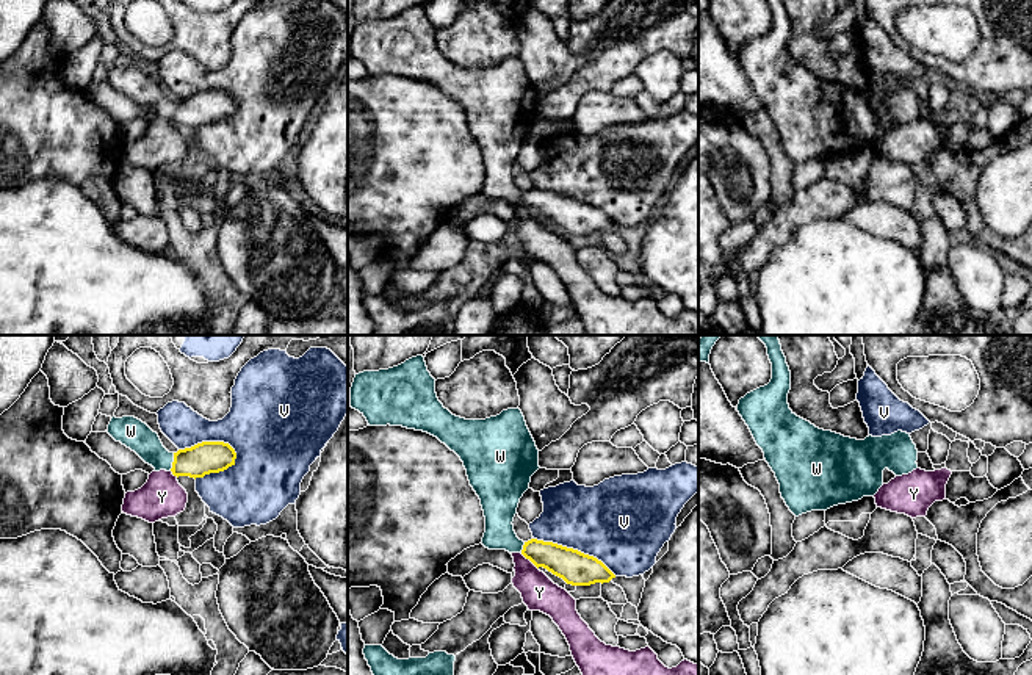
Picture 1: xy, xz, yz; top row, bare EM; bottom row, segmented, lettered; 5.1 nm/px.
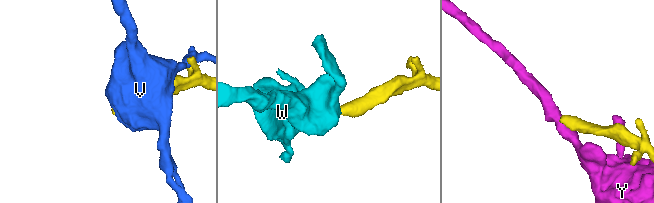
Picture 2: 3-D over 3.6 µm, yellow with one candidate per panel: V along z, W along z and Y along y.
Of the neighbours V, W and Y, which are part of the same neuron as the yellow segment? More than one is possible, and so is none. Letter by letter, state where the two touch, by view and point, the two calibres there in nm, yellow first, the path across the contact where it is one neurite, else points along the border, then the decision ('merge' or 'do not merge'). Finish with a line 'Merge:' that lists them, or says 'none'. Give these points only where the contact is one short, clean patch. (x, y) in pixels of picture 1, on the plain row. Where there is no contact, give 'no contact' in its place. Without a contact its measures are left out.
V: meets yellow in xy at (210, 91); 170 nm thick on the yellow side, 320 nm on the other; do not merge
W: meets yellow in xy at (173, 111); 170 nm thick on the yellow side, 150 nm on the other; runs through xy (205, 107), (196, 111), (173, 111), (162, 108), (135, 83); merge
Y: meets yellow in xz at (530, 209); 170 nm thick on the yellow side, 180 nm on the other; do not merge
Merge: W

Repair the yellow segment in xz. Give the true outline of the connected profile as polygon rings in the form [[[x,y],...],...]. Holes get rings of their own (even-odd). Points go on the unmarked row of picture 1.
[[[423,5],[379,20],[355,23],[351,36],[351,56],[359,60],[370,75],[402,75],[437,86],[454,100],[467,119],[470,135],[481,149],[485,166],[482,194],[489,199],[521,202],[537,218],[543,216],[572,235],[609,232],[615,224],[597,207],[553,191],[531,188],[523,191],[514,180],[514,166],[523,143],[529,138],[531,125],[539,116],[539,99],[526,75],[521,60],[507,58],[485,69],[465,69],[453,64],[438,50],[435,28],[428,20]]]

